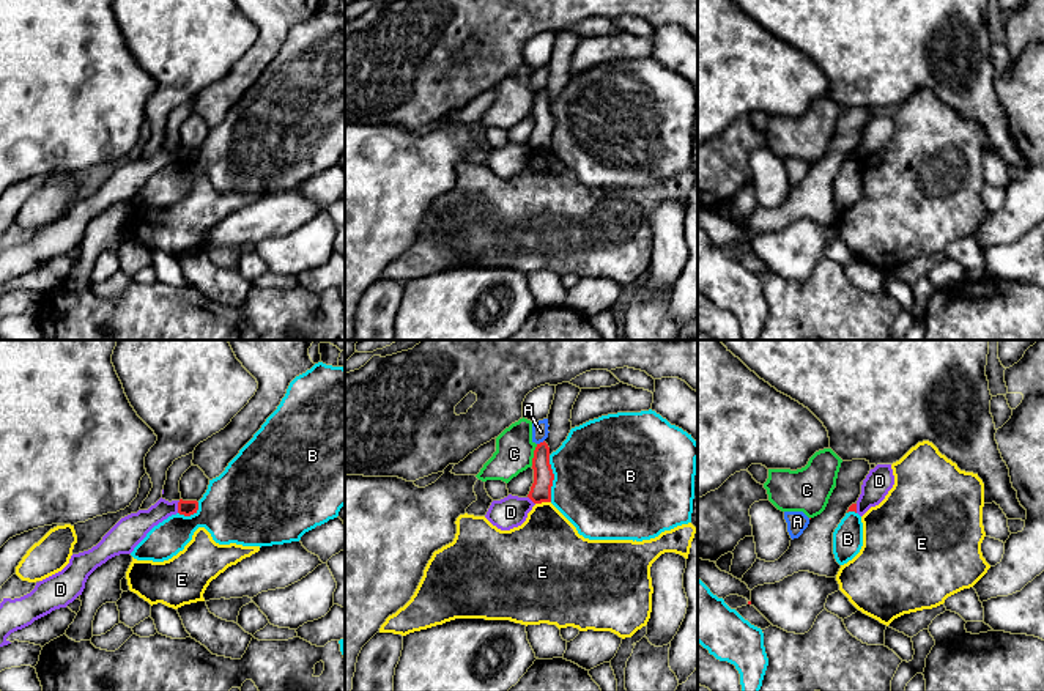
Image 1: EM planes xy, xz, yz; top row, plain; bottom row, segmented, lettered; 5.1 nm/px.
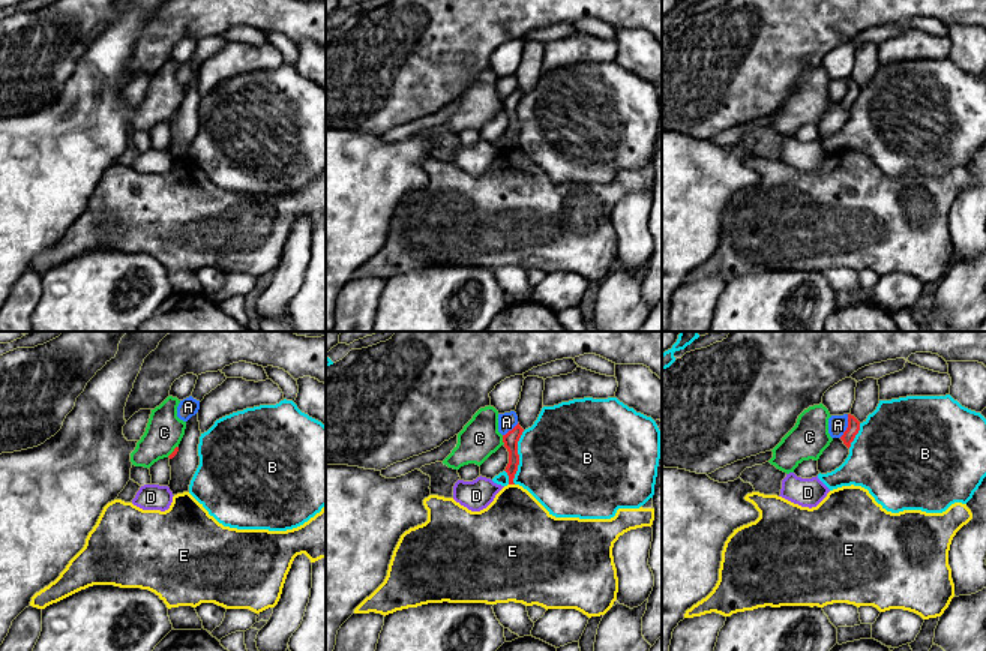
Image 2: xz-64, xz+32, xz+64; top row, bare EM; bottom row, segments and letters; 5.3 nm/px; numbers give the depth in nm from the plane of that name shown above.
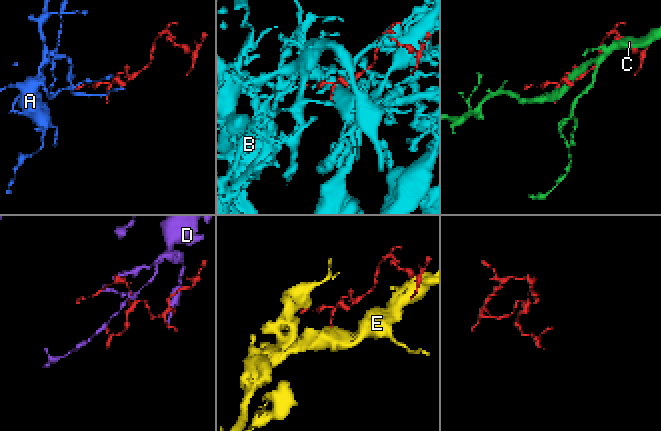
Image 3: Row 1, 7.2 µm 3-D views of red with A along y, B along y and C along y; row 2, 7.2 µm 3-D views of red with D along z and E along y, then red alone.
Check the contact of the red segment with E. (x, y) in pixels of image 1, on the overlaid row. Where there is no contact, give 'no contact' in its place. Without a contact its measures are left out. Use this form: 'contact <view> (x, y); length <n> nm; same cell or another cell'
contact xz (542, 501); length 80 nm; another cell

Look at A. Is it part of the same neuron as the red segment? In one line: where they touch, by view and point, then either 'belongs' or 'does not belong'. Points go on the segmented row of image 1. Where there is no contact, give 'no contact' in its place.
xz (540, 443) | does not belong

